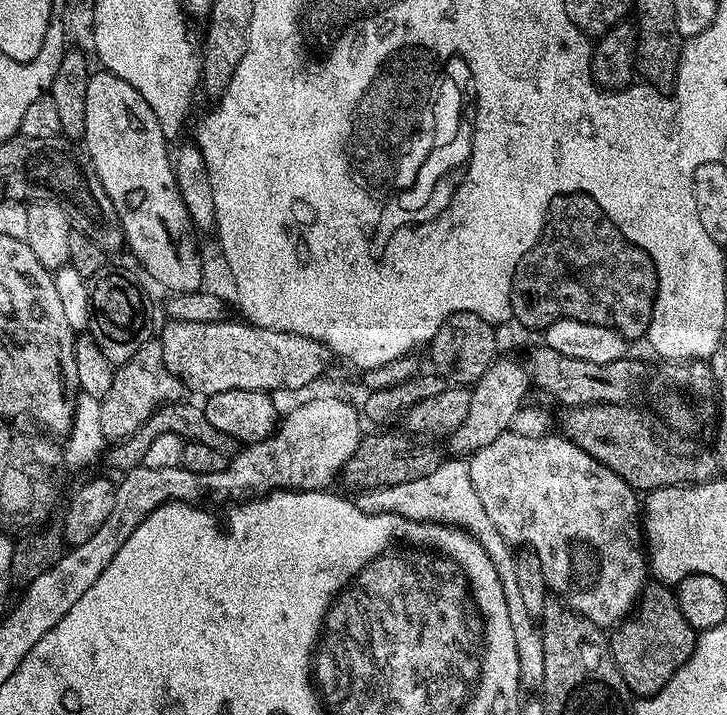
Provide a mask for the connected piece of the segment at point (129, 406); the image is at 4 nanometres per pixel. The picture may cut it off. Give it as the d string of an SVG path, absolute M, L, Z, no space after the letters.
M150 338L128 361L119 365L114 371L114 382L110 382L110 390L101 400L102 434L105 441L115 442L124 440L162 407L163 404L176 402L181 399L182 385L174 373L166 366L159 339Z

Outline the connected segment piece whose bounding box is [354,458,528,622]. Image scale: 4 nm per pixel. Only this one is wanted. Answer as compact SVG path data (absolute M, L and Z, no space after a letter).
M448 458L434 470L434 474L426 474L426 478L414 478L414 482L398 482L398 486L386 486L385 488L370 488L359 493L354 503L358 510L362 510L367 516L370 514L398 514L402 518L421 520L422 522L434 522L435 524L451 524L462 528L475 538L490 554L494 562L494 570L498 570L498 578L502 581L502 590L506 594L506 606L510 610L513 621L520 622L528 616L526 605L522 603L520 591L518 591L518 577L514 575L513 545L502 538L501 532L494 526L492 519L486 514L482 501L478 498L478 490L474 490L474 482L470 482L470 470L468 460L464 458Z

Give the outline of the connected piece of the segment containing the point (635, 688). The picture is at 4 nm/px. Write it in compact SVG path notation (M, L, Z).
M659 582L645 583L636 607L610 632L612 657L631 695L643 698L658 694L696 649L697 635L696 629L686 622L675 591Z

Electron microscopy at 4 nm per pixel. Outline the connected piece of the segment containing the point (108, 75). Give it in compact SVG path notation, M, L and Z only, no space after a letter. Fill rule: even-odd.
M93 71L86 82L86 130L82 148L92 161L92 168L98 174L110 202L114 202L114 210L124 231L127 251L132 251L137 262L144 267L145 274L154 283L169 288L169 293L201 291L202 253L196 245L198 232L178 190L170 148L168 152L169 137L162 130L162 126L158 126L158 118L154 118L154 110L150 110L146 98L142 98L142 94L138 94L138 90L130 86L130 82L122 82L122 78L110 71L99 71Z

